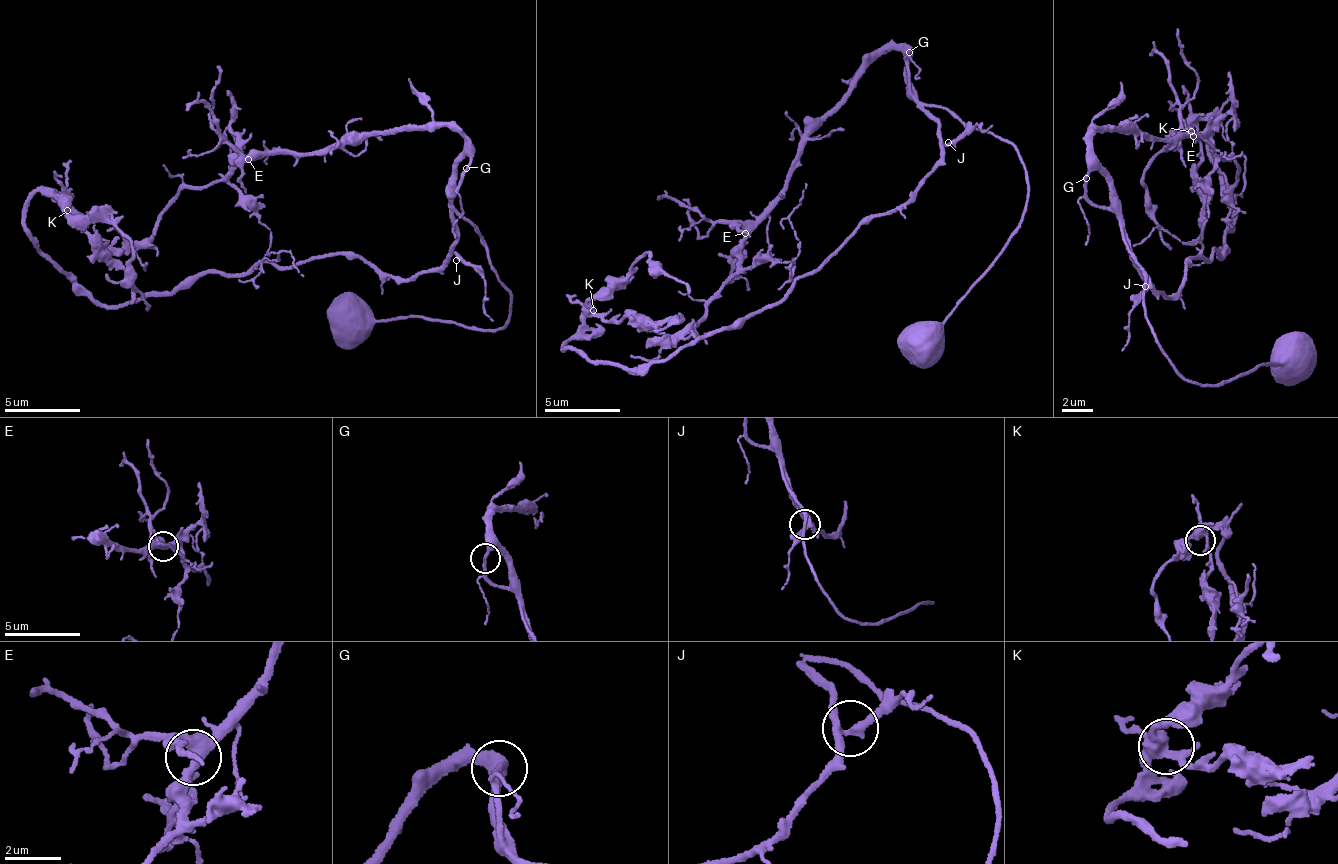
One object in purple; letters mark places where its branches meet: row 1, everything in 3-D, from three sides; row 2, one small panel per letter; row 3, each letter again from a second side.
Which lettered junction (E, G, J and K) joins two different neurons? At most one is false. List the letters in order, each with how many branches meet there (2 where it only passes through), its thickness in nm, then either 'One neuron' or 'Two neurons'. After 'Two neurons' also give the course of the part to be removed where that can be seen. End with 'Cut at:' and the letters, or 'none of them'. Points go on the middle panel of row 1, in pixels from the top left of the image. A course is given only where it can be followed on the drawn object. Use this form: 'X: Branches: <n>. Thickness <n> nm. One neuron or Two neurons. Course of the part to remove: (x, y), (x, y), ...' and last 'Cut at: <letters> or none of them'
E: Branches: 3. Thickness 400 nm. One neuron
G: Branches: 2. Thickness 200 nm. One neuron
J: Branches: 3. Thickness 220 nm. One neuron
K: Branches: 5. Thickness 400 nm. One neuron
Cut at: none of them

